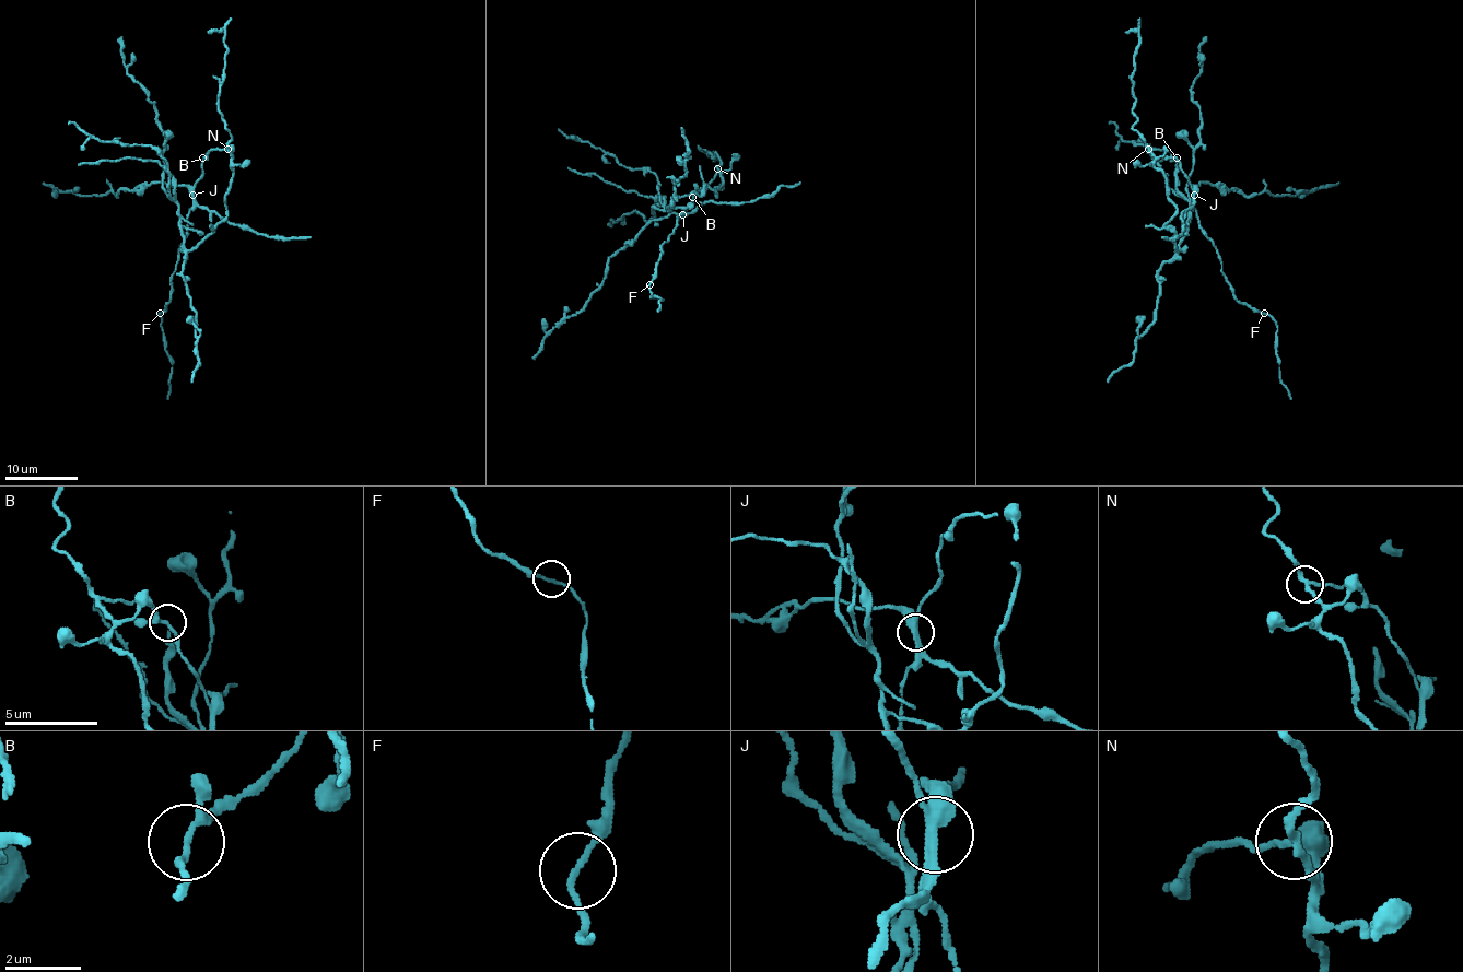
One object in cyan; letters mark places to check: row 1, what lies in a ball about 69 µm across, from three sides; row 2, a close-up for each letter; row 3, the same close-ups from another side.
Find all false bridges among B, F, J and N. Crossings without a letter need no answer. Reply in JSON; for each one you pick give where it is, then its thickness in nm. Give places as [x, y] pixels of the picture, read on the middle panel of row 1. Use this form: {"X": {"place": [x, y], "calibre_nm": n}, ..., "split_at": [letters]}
{"J": {"place": [682, 214], "calibre_nm": 320}, "N": {"place": [717, 168], "calibre_nm": 180}, "split_at": ["J", "N"]}

